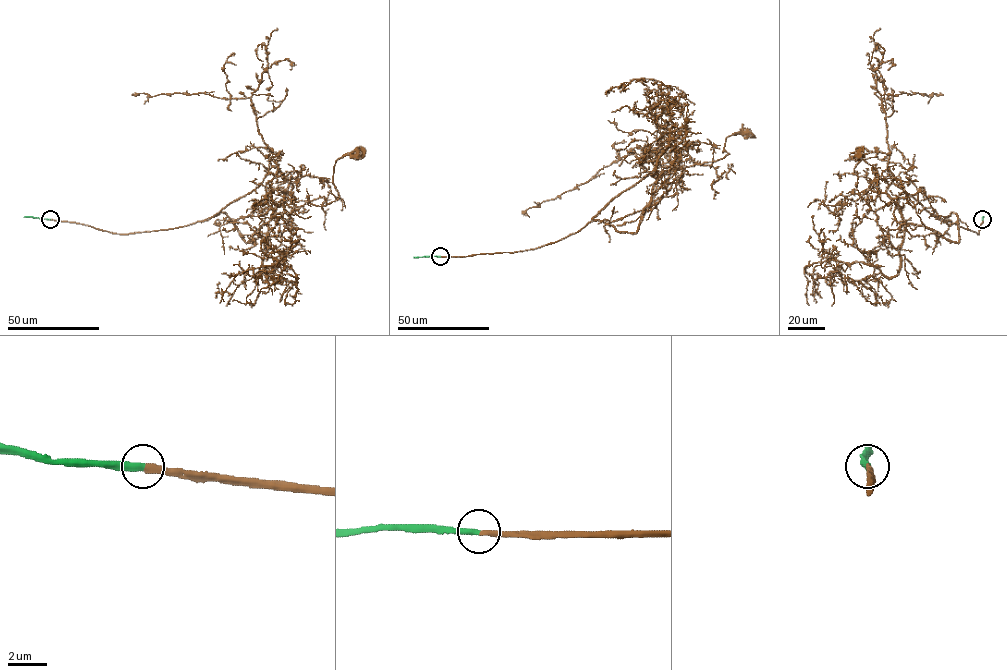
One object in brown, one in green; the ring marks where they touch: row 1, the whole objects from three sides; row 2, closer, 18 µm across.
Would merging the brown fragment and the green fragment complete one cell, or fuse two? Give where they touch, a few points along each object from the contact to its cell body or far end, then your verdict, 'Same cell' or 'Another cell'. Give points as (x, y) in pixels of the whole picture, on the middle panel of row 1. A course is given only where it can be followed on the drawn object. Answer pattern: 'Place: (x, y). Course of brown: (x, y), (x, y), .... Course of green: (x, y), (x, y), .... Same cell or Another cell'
Place: (440, 256). Course of brown: (440, 256), (534, 249), (598, 220), (635, 233), (662, 175), (721, 159), (725, 140), (745, 134). Course of green: (440, 256), (414, 257). Same cell

